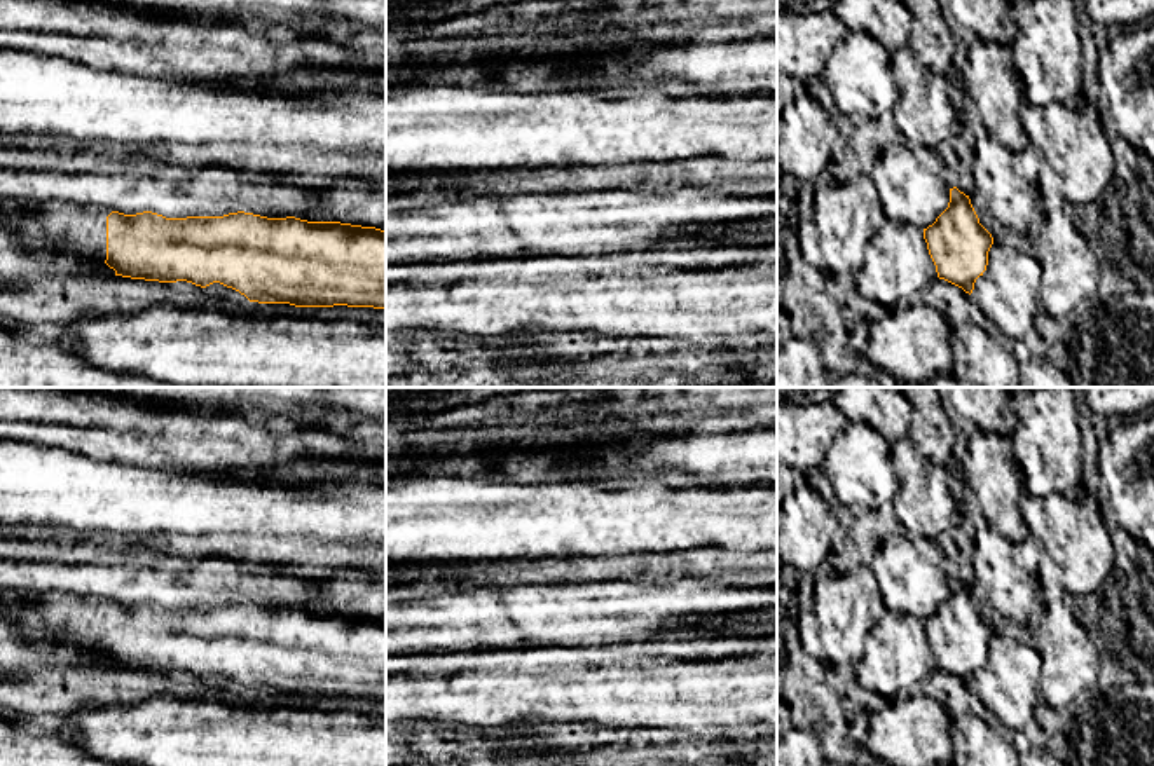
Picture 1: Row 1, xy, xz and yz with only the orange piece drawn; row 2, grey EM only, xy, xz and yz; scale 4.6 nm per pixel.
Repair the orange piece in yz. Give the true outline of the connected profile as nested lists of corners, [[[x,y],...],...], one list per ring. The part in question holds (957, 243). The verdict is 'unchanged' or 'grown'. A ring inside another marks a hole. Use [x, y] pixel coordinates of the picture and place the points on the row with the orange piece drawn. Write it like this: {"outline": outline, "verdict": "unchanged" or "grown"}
{"outline": [[[950,188],[948,208],[924,229],[924,239],[938,277],[971,295],[976,279],[986,270],[993,237],[979,223],[969,195]]], "verdict": "unchanged"}

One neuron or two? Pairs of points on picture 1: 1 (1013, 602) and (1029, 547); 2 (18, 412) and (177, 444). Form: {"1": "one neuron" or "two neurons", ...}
{"1": "one neuron", "2": "one neuron"}

